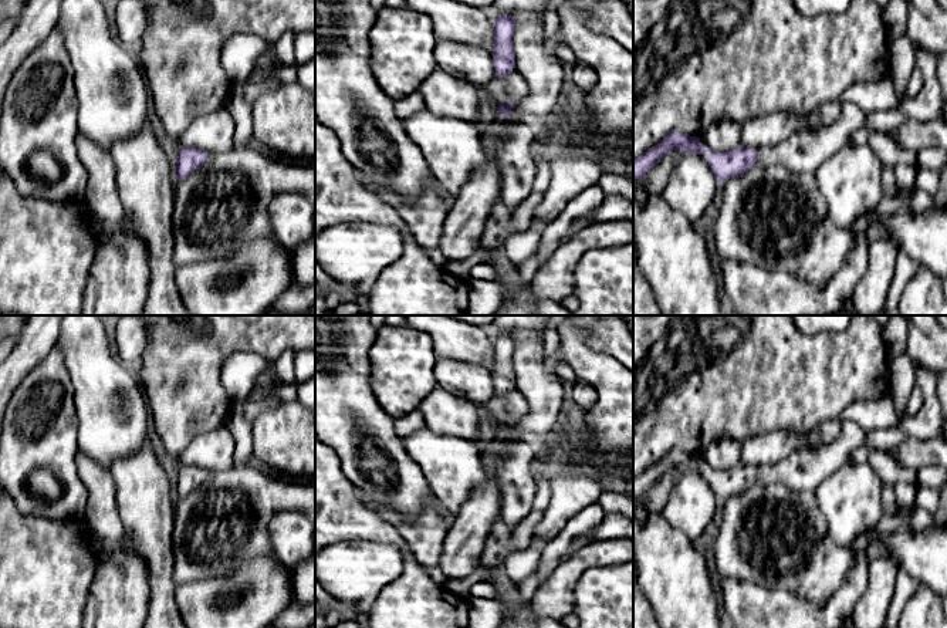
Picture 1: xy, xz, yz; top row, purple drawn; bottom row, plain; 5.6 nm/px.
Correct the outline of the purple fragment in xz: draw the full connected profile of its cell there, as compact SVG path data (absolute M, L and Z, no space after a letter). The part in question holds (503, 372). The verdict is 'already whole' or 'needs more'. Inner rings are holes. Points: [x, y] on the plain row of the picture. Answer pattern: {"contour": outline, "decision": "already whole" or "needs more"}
{"contour": "M501 332L494 341L493 384L496 385L496 395L504 396L515 386L515 371L513 365L515 340L511 334Z", "decision": "already whole"}

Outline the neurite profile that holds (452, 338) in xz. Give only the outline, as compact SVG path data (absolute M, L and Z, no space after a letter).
M405 315L406 327L429 334L437 358L483 365L493 372L496 341L488 328L450 315Z

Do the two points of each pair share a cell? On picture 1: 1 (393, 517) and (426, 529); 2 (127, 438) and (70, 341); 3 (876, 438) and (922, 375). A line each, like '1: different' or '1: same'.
1: same
2: same
3: same

